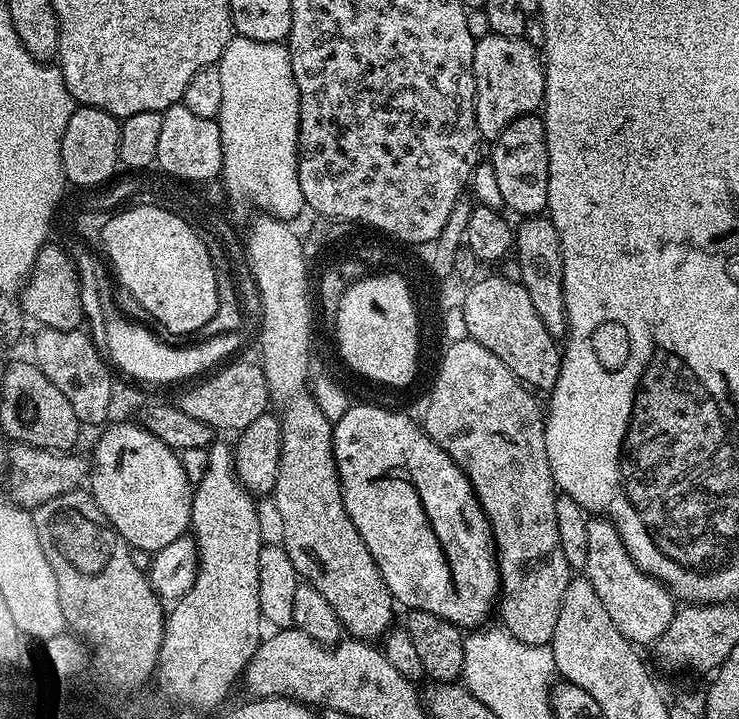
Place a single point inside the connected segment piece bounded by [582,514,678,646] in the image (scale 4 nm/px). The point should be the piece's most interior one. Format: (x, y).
(642, 608)

